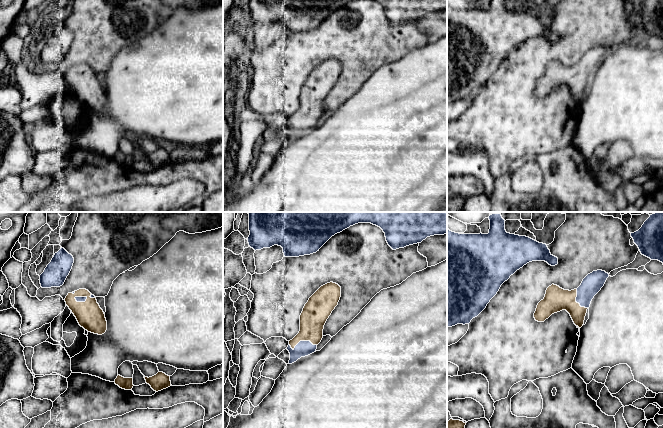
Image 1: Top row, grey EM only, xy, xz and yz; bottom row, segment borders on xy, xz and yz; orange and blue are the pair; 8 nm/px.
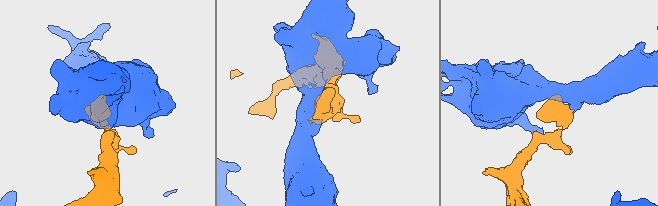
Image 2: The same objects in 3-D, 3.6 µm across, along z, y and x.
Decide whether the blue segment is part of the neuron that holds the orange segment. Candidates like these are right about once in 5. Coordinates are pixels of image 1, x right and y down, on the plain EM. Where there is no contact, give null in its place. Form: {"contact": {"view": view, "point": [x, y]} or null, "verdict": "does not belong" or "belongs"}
{"contact": {"view": "xz", "point": [302, 116]}, "verdict": "belongs"}

